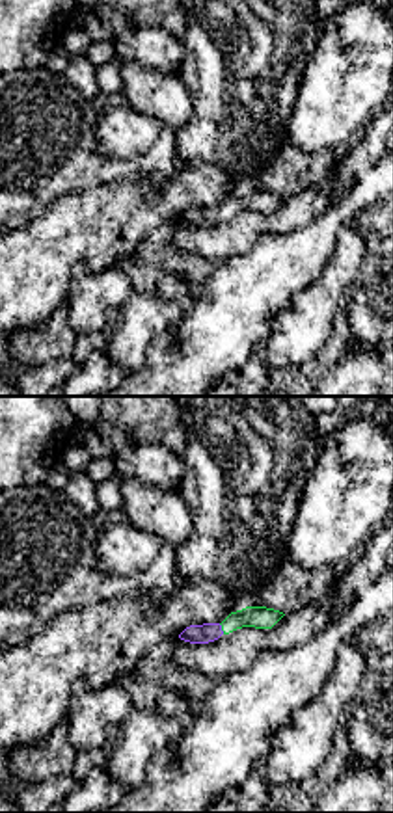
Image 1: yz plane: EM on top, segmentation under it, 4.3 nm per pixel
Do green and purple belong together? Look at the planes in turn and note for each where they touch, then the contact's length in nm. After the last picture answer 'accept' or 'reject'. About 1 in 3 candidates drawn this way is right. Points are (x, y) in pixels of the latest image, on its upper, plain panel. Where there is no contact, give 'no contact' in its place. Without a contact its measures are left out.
meets green at (222, 213); contact 50 nm long

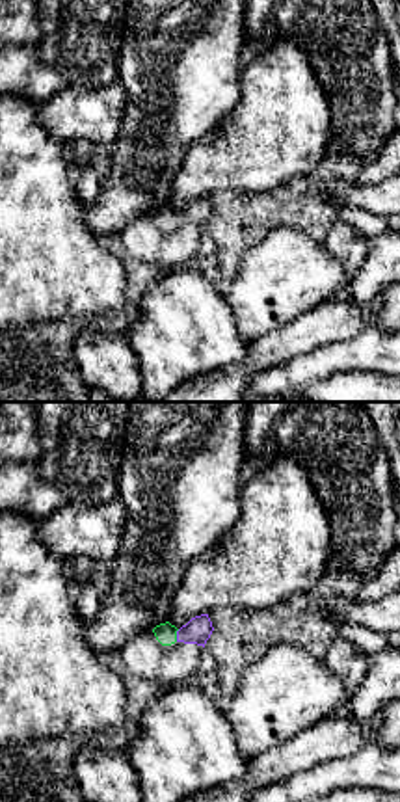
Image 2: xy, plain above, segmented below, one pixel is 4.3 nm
meets green at (175, 218); contact 60 nm long

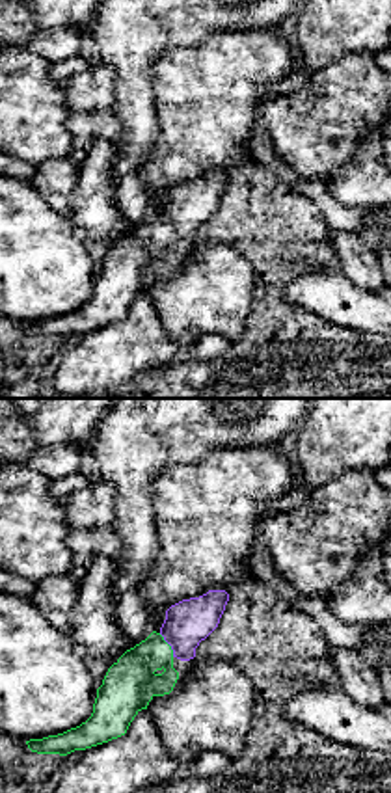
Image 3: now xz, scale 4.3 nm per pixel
meets green at (168, 228); contact 120 nm long

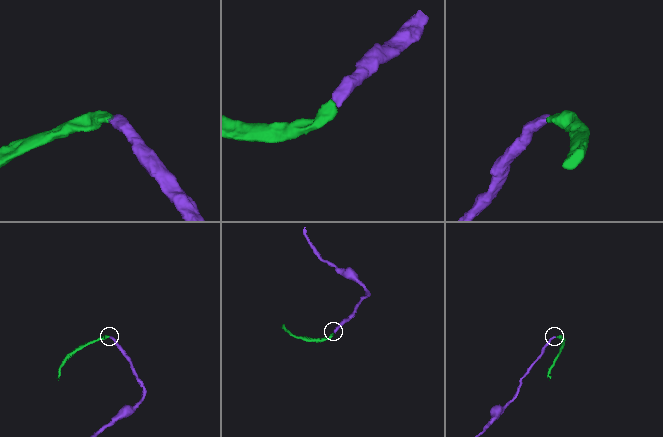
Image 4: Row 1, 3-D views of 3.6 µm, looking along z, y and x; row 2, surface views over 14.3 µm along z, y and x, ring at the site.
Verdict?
accept

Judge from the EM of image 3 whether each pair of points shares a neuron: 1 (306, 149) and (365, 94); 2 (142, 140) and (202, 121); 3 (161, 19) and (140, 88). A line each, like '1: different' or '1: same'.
1: same
2: different
3: same

